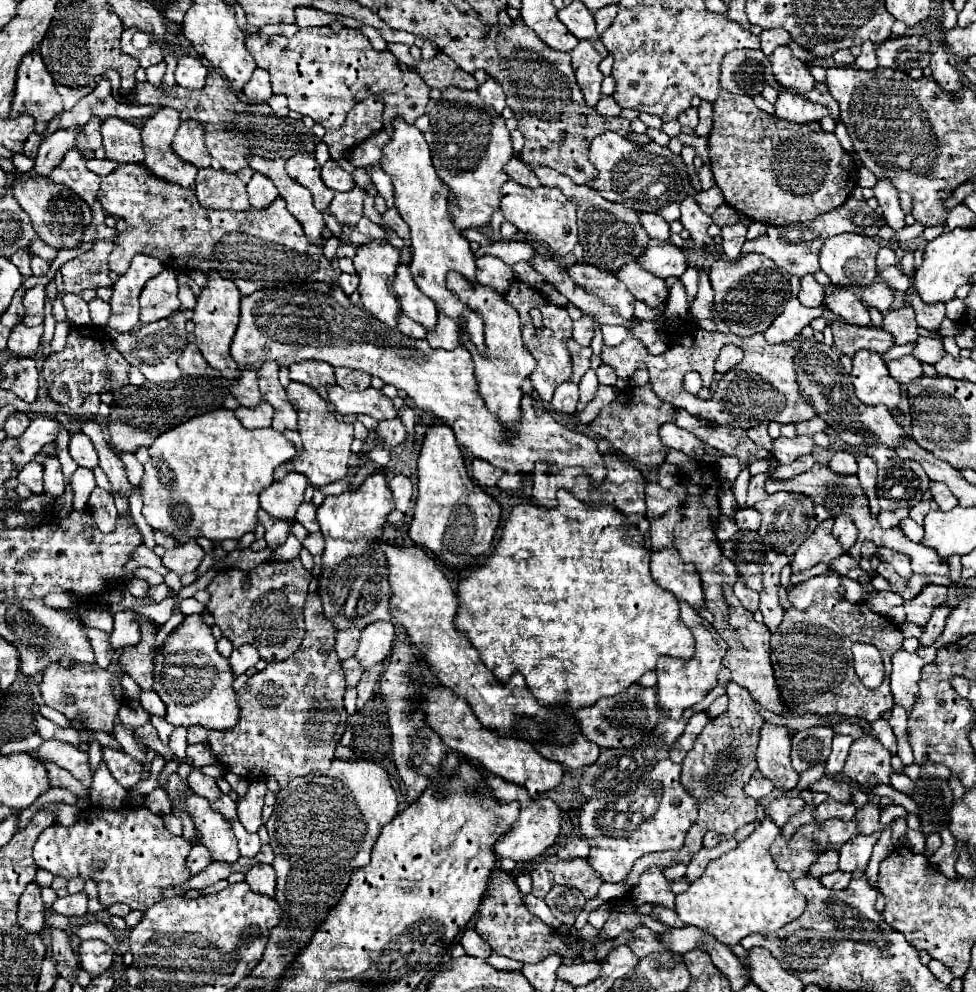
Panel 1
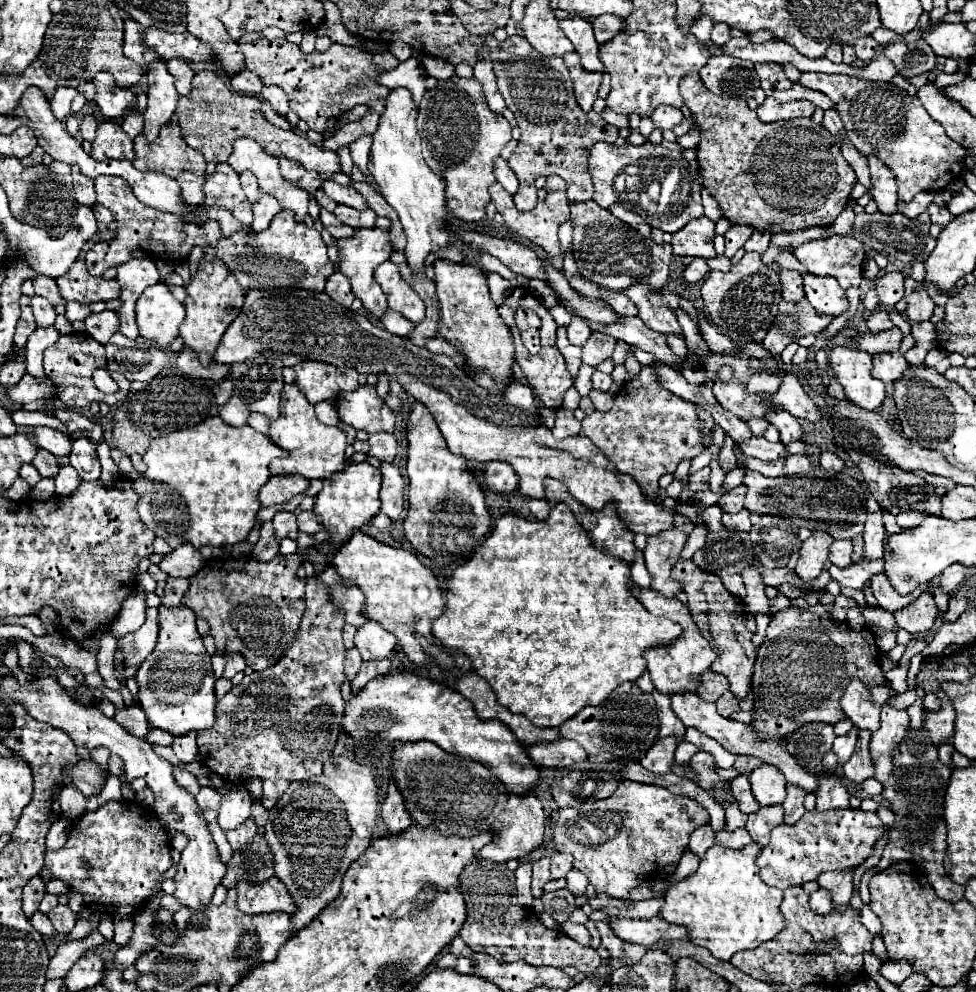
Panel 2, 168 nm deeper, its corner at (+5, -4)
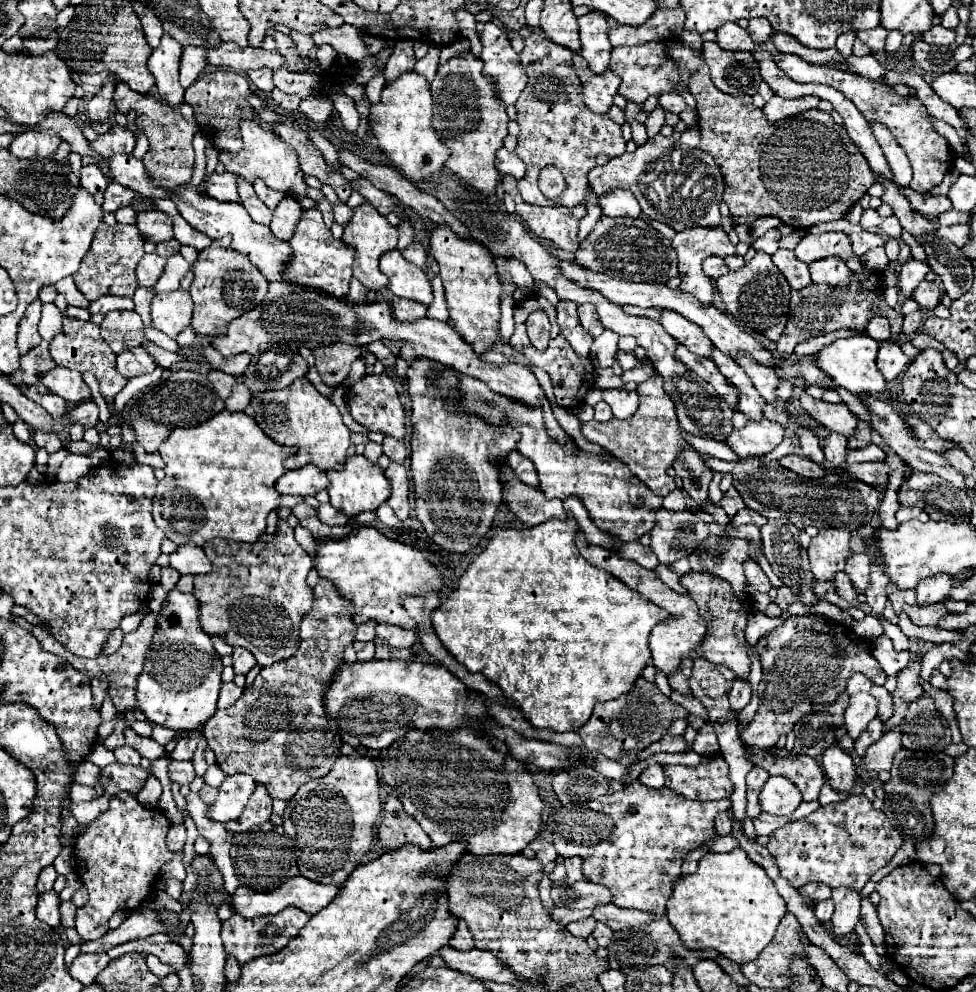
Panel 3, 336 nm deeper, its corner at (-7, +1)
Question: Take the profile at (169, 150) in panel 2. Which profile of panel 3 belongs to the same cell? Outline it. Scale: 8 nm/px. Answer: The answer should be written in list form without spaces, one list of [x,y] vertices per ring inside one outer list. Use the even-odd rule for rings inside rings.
[[[120,83],[114,91],[114,101],[120,113],[128,113],[130,109],[136,109],[136,125],[144,129],[150,149],[144,155],[144,167],[152,175],[154,181],[158,181],[164,187],[176,187],[180,183],[190,183],[192,171],[194,171],[194,149],[192,149],[192,137],[198,131],[194,121],[186,121],[178,107],[168,107],[160,99],[152,95],[140,95],[132,91],[126,83]]]

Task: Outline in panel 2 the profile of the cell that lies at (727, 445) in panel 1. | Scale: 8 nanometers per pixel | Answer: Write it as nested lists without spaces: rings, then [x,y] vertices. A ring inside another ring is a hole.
[[[736,448],[736,458],[746,462],[746,468],[750,470],[756,470],[764,476],[780,476],[784,474],[784,460],[776,460],[776,462],[760,462],[760,460],[754,460],[754,458],[748,458],[744,454],[740,454],[740,450]]]

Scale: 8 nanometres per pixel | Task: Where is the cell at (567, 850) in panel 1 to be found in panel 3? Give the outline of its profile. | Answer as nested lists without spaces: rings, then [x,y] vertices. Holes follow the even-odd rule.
[[[580,857],[564,859],[562,865],[566,867],[566,877],[564,877],[564,883],[566,883],[566,885],[572,885],[572,883],[584,879],[584,873],[582,873],[582,859],[580,859]]]

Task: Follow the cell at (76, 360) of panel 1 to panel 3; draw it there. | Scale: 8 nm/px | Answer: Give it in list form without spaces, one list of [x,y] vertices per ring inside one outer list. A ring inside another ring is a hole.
[[[64,317],[64,329],[50,341],[50,355],[56,365],[74,369],[78,373],[92,373],[100,383],[100,393],[104,401],[114,401],[114,397],[126,387],[128,379],[116,371],[116,353],[108,347],[108,343],[100,337],[100,327],[90,321],[78,321],[72,317]]]

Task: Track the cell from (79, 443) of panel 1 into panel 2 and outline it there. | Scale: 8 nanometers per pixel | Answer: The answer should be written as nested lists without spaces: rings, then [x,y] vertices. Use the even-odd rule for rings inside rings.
[[[34,426],[32,436],[34,436],[38,448],[44,448],[58,458],[68,456],[72,450],[72,440],[68,436],[64,436],[62,432],[56,432],[48,426]]]

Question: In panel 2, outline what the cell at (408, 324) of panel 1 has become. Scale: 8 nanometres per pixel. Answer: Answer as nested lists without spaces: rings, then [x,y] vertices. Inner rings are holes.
[[[390,308],[382,314],[380,322],[382,322],[382,326],[384,326],[388,332],[392,332],[392,334],[396,334],[396,336],[406,336],[406,334],[414,328],[414,324],[412,324],[408,318],[404,318],[402,314],[396,314],[396,312],[390,310]]]

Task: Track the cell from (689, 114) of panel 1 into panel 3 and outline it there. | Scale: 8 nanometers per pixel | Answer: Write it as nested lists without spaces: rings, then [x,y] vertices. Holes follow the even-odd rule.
[[[676,93],[660,95],[658,101],[660,101],[660,105],[662,105],[666,111],[676,113],[676,115],[680,115],[680,113],[686,109],[686,101],[684,101],[684,97],[682,97],[682,95],[676,95]]]

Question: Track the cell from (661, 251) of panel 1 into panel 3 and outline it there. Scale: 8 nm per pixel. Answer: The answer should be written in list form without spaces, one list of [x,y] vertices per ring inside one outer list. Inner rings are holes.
[[[708,257],[708,259],[704,259],[704,273],[710,279],[718,279],[720,275],[728,273],[728,267],[724,265],[722,257]]]

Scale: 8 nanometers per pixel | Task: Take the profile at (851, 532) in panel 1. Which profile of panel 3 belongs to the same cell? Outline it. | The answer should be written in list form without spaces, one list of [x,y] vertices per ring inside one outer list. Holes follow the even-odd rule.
[[[864,553],[850,555],[846,559],[846,569],[844,571],[850,575],[856,591],[864,593],[864,589],[868,587],[868,573],[870,573],[870,559],[868,559],[868,555],[864,555]]]

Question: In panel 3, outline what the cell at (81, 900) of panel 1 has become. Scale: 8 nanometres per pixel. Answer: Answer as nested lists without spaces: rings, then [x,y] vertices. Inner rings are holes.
[[[64,901],[60,905],[60,915],[62,915],[62,925],[64,927],[74,927],[74,919],[76,919],[76,905],[72,901]]]

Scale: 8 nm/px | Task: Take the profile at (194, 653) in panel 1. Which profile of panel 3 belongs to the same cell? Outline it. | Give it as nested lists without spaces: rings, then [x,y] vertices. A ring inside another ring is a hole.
[[[172,589],[164,601],[156,643],[148,651],[144,671],[136,685],[136,705],[148,721],[174,731],[192,731],[204,725],[214,713],[222,687],[222,661],[216,653],[210,635],[202,631],[198,619],[198,601],[192,593]]]

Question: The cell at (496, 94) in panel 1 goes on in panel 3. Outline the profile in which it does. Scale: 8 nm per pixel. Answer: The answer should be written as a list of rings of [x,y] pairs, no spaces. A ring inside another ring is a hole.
[[[492,21],[486,23],[484,31],[480,33],[480,41],[480,59],[484,61],[484,73],[492,77],[498,99],[504,105],[514,105],[526,85],[526,75],[520,65],[518,53],[512,49],[506,33]]]

